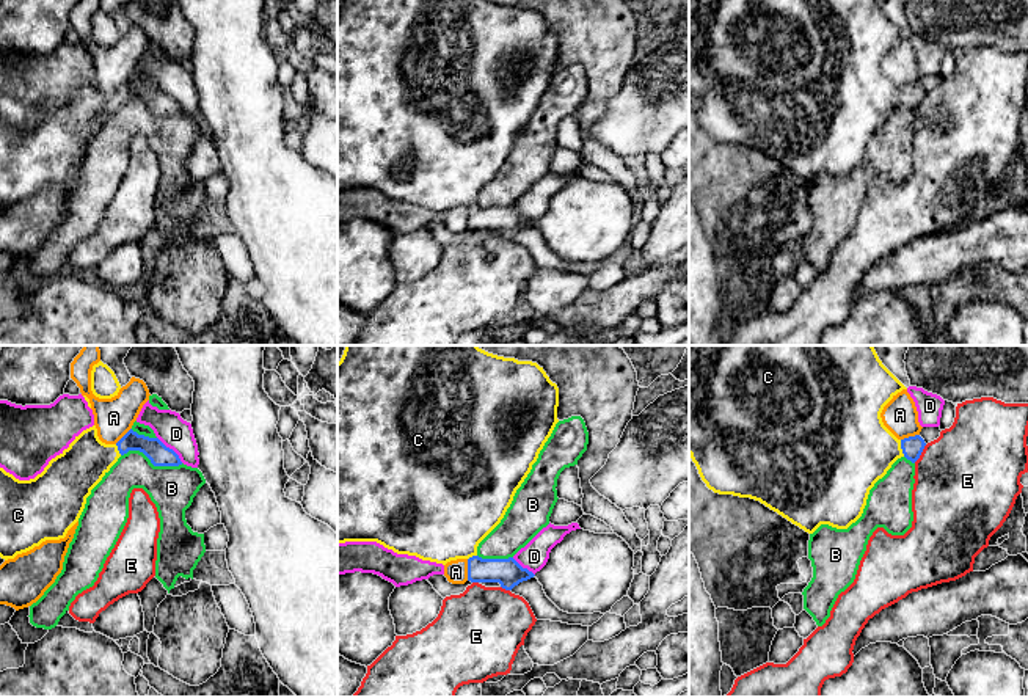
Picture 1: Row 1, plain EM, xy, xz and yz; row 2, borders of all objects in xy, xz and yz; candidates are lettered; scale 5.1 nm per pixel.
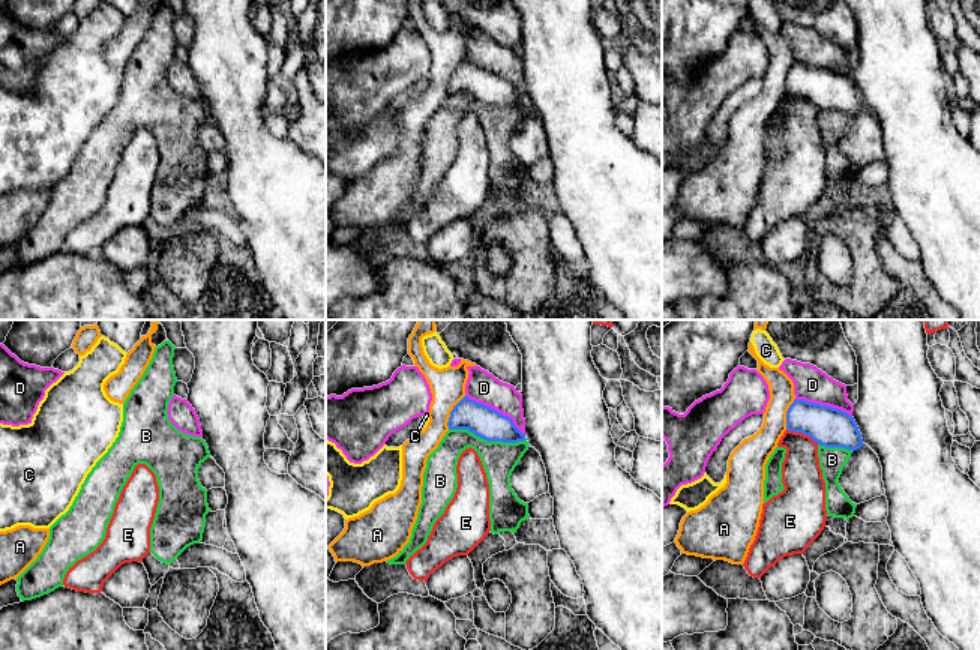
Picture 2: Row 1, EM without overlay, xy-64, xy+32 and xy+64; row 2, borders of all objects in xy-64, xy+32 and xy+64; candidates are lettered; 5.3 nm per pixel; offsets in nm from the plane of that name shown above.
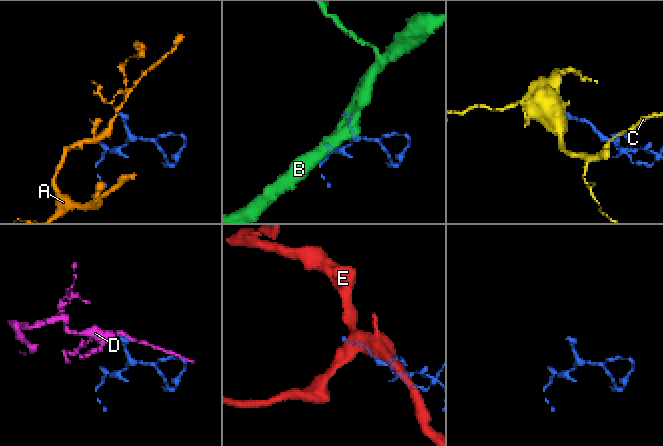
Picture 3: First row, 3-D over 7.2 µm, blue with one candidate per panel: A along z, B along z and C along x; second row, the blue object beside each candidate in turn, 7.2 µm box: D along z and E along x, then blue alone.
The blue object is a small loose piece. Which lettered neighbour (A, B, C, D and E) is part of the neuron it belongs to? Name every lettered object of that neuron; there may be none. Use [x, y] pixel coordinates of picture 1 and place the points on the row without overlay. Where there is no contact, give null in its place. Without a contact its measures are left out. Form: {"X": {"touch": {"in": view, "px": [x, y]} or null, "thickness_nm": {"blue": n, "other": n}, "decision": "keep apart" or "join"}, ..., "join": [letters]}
{"A": {"touch": {"in": "xz", "px": [468, 218]}, "thickness_nm": {"blue": 140, "other": 120}, "decision": "keep apart"}, "B": {"touch": {"in": "xy", "px": [153, 112]}, "thickness_nm": {"blue": 110, "other": 240}, "decision": "keep apart"}, "C": {"touch": {"in": "yz", "px": [901, 96]}, "thickness_nm": {"blue": 110, "other": 400}, "decision": "join"}, "D": {"touch": {"in": "xy", "px": [171, 98]}, "thickness_nm": {"blue": 110, "other": 160}, "decision": "keep apart"}, "E": {"touch": {"in": "yz", "px": [920, 102]}, "thickness_nm": {"blue": 110, "other": 480}, "decision": "keep apart"}, "join": ["C"]}

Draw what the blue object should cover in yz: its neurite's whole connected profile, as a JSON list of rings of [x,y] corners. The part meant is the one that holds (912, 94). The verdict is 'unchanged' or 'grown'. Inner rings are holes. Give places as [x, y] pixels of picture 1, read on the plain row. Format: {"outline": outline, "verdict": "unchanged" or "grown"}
{"outline": [[[689,0],[689,104],[702,129],[714,141],[760,149],[808,182],[821,173],[848,177],[862,165],[869,138],[891,113],[901,105],[915,111],[926,94],[920,83],[898,88],[882,71],[884,55],[902,38],[907,36],[882,13],[876,0]]], "verdict": "grown"}

